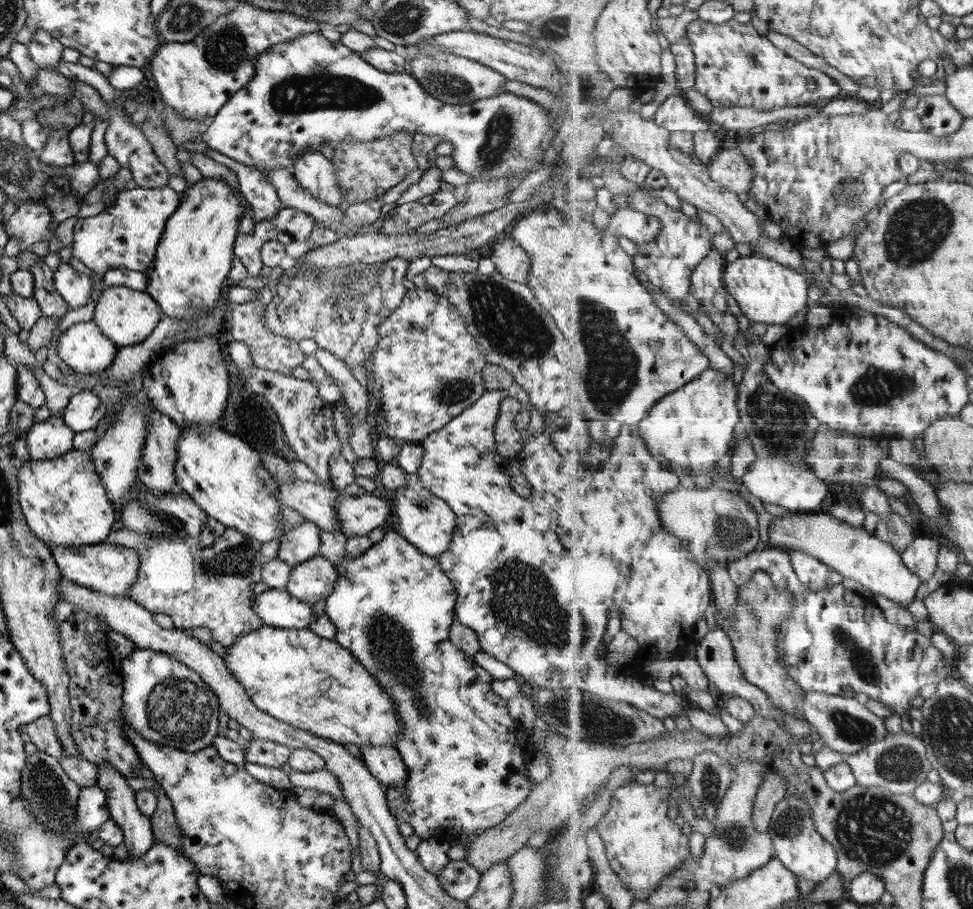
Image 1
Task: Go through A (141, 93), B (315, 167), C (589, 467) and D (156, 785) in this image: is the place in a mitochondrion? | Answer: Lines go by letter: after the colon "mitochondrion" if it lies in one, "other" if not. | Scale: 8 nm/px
A: other
B: other
C: other
D: other

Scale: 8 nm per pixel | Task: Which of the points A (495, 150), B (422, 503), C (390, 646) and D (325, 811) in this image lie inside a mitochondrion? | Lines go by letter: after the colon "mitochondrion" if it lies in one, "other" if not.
A: mitochondrion
B: mitochondrion
C: mitochondrion
D: other

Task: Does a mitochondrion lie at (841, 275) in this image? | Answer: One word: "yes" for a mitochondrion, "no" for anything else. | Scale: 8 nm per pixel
no

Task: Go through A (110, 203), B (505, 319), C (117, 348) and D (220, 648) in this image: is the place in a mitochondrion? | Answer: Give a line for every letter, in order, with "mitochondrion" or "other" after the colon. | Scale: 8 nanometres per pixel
A: other
B: mitochondrion
C: other
D: other

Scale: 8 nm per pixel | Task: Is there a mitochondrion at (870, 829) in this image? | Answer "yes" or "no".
yes

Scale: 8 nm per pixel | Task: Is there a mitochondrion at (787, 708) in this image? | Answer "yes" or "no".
no

